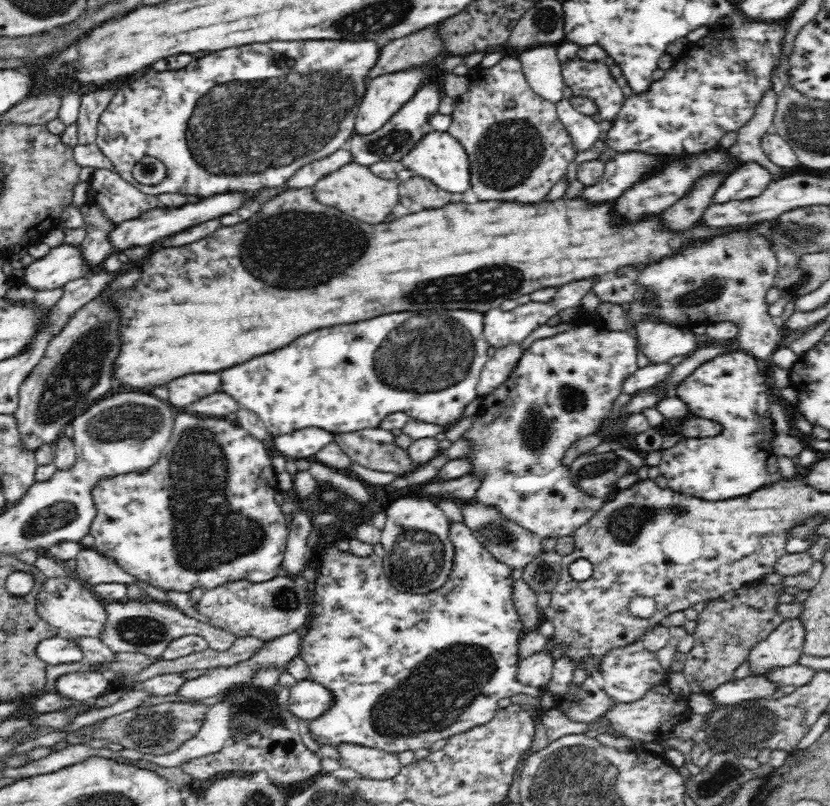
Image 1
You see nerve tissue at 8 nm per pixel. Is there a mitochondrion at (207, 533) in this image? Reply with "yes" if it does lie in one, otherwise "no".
yes

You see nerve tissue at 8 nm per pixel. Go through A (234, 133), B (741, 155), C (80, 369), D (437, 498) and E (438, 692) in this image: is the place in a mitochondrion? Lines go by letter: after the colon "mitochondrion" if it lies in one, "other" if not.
A: mitochondrion
B: other
C: mitochondrion
D: other
E: mitochondrion

